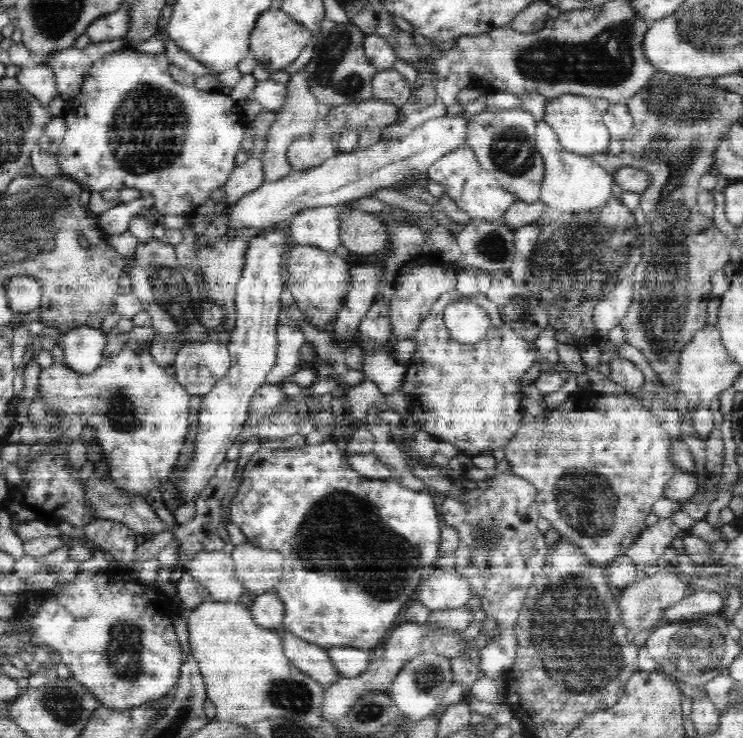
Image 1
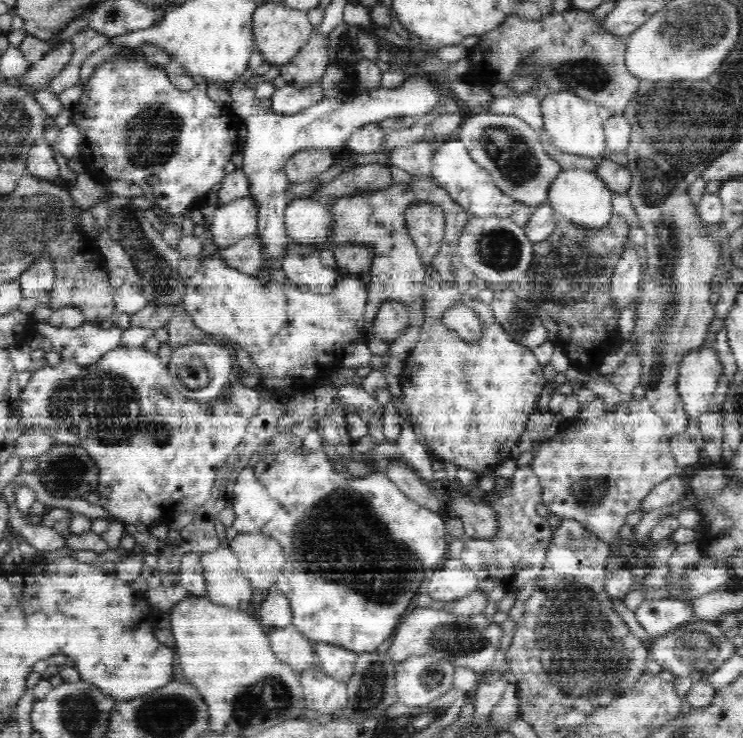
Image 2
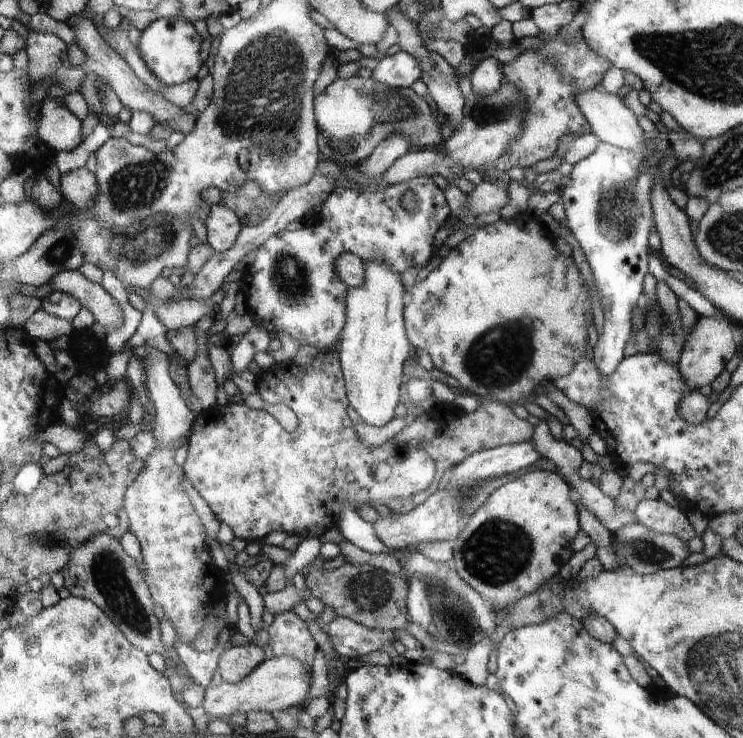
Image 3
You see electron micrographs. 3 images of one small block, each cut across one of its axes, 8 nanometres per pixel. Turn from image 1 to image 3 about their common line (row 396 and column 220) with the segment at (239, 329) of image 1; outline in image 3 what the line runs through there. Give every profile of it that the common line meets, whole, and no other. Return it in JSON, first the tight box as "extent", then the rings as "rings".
{"extent":[204,203,244,253],"rings":[[[222,203],[210,206],[204,224],[207,224],[207,243],[216,253],[230,250],[244,226],[243,220]]]}

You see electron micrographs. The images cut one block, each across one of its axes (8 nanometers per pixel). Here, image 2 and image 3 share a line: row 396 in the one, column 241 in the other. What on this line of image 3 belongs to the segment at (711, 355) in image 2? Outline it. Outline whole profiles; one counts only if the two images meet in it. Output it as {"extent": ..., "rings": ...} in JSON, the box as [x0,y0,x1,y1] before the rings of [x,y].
{"extent":[203,655,310,719],"rings":[[[292,655],[273,657],[260,663],[246,678],[236,684],[222,683],[220,686],[205,689],[203,707],[211,719],[220,718],[221,714],[231,716],[234,711],[244,714],[250,711],[275,713],[276,710],[292,709],[292,706],[302,706],[310,692],[310,672],[308,667],[302,668],[302,661]]]}

